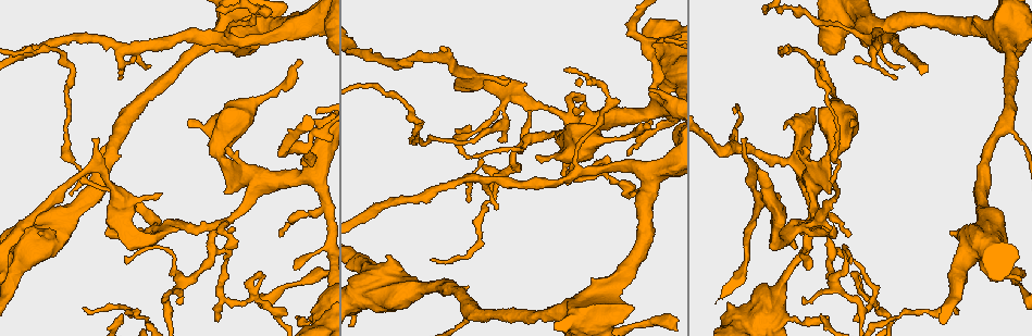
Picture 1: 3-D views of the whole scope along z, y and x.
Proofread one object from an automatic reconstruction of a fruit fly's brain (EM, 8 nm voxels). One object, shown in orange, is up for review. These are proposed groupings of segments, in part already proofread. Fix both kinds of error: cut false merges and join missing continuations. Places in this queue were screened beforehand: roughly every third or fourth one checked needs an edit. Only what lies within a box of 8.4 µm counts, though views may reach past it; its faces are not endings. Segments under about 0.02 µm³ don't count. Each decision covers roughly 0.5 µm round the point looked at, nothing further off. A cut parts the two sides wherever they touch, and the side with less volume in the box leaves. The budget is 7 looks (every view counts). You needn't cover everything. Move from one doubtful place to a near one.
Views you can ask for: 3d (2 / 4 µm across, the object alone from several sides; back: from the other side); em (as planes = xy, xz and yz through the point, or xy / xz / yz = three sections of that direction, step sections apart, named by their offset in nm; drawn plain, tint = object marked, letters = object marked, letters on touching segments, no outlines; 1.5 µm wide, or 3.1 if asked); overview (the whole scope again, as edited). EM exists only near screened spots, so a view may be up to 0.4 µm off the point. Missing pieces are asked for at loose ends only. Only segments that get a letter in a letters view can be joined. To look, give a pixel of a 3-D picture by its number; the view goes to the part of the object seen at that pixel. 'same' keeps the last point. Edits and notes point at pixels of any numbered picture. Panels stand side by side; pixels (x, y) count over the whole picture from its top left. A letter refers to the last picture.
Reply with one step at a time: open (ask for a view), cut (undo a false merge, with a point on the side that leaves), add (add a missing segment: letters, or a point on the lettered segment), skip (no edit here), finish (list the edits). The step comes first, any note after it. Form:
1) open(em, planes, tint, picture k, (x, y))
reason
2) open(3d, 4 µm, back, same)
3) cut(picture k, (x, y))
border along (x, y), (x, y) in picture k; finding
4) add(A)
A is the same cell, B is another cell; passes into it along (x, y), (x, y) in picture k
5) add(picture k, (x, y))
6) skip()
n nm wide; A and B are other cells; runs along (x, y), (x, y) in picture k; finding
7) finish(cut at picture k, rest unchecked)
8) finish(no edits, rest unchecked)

open(3d, 4 µm, picture 1, (94, 141))
tapers out

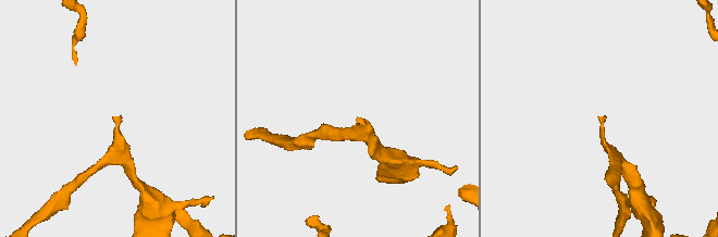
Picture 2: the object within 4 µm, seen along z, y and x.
open(em, planes, letters, picture 2, (112, 116))

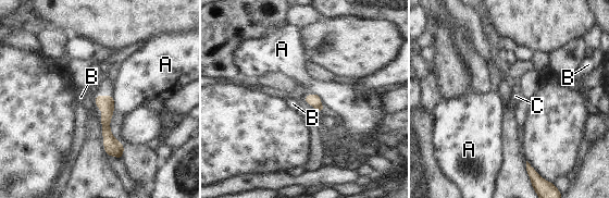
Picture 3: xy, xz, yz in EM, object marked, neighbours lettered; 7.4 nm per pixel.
add(C)
90 nm wide; C is the same cell, A and B are other cells; passes into it along (106, 103), (95, 100), (104, 86) in picture 3; the neuron continues

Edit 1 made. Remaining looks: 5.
open(em, planes, letters, picture 1, (648, 44))

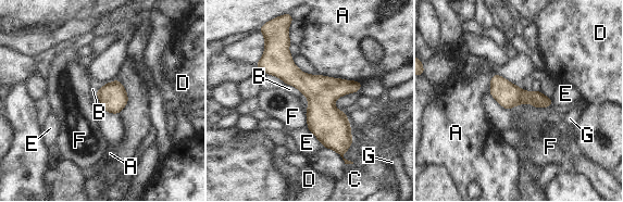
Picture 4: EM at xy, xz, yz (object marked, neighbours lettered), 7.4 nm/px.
skip()
A, B, C, D, E, F and G are other cells; border along (319, 74), (361, 81) in picture 4; continuous, no second neuron

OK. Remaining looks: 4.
open(3d, 4 µm, picture 1, (850, 120))

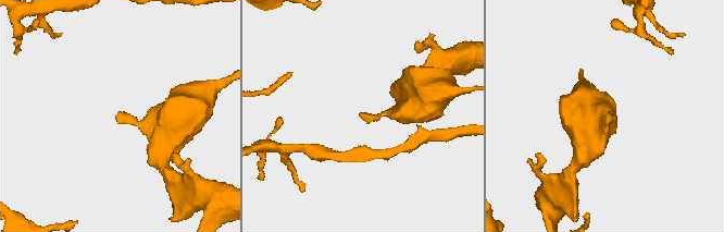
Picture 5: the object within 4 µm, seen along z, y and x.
open(em, planes, letters, picture 5, (362, 113))
now the EM

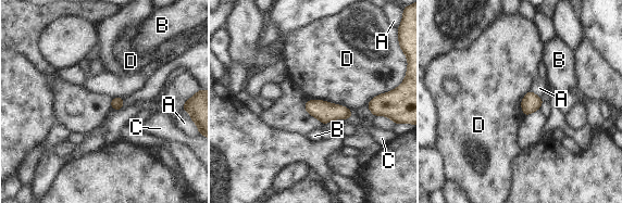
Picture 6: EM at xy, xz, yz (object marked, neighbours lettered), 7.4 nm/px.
skip()
A, B, C and D are other cells; no lettered segment goes on from it

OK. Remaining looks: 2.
finish(add at picture 3, rest unchecked)

